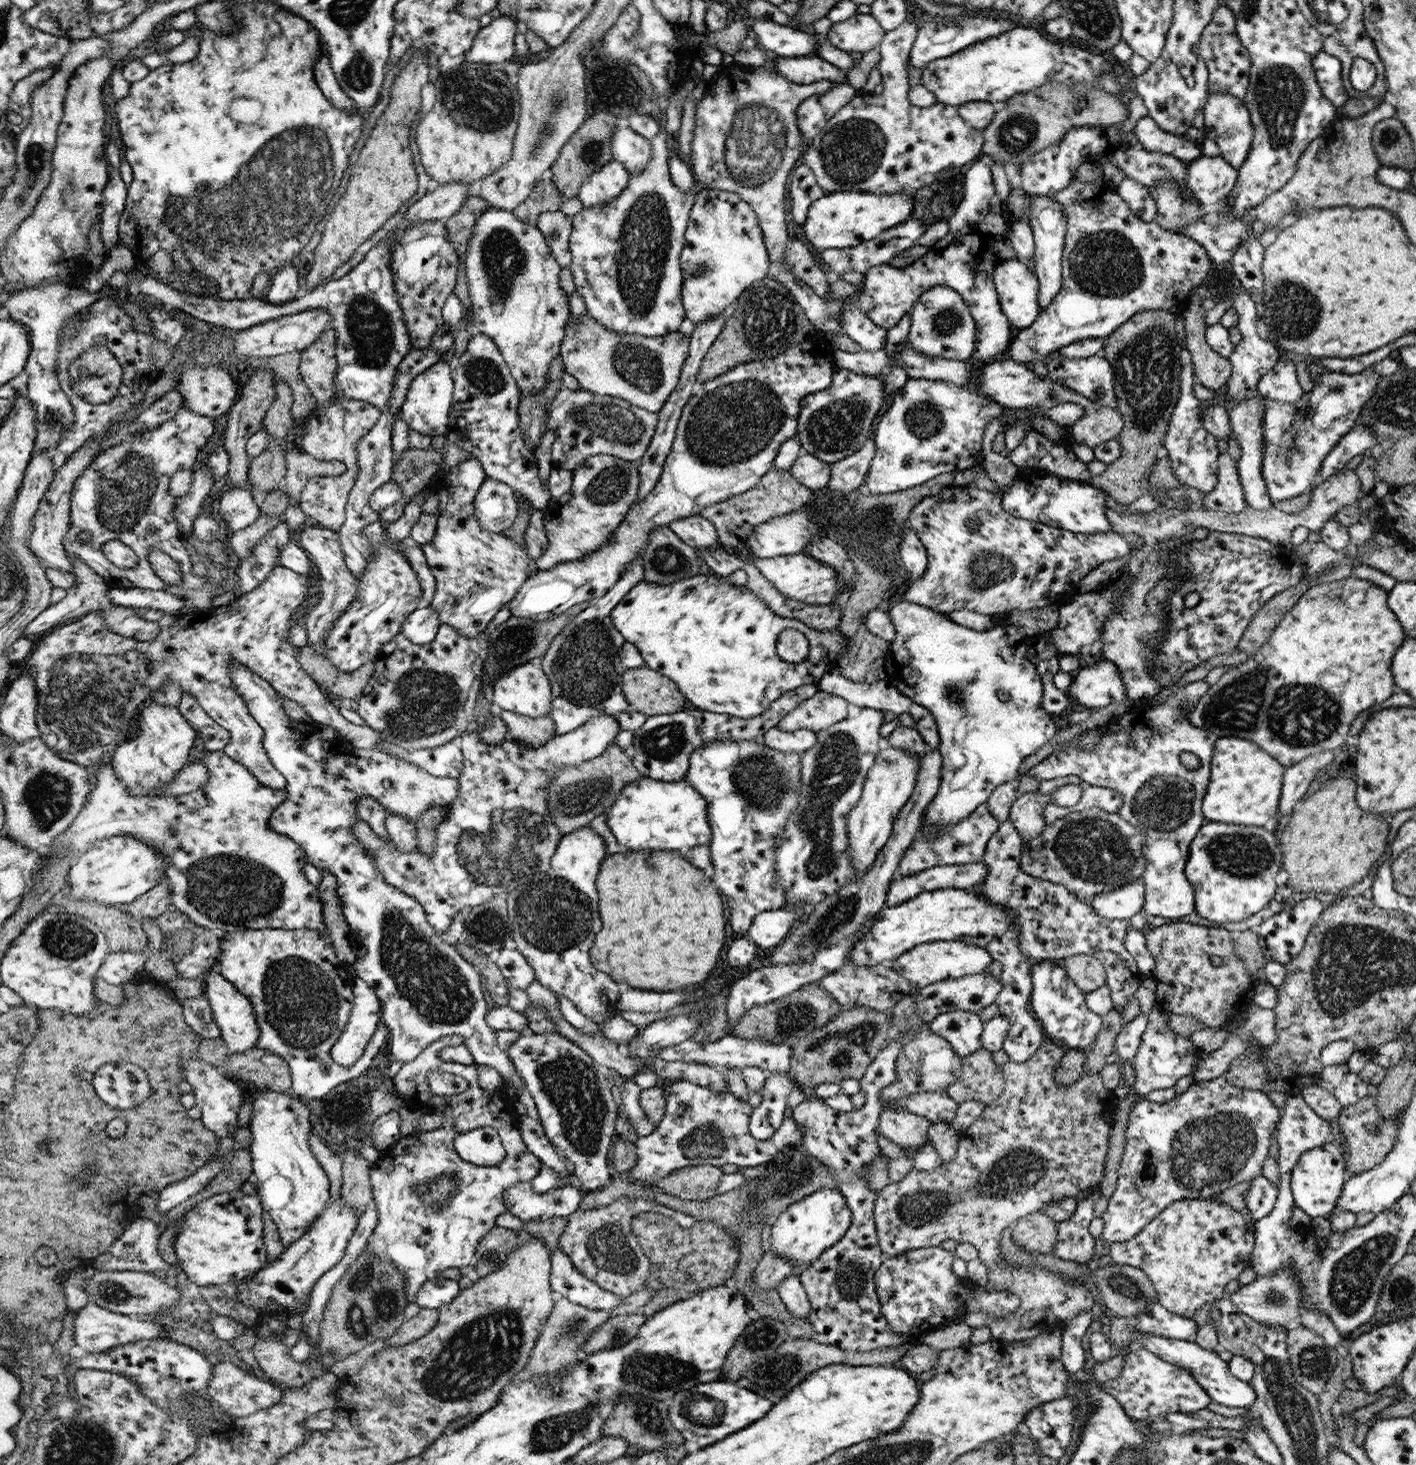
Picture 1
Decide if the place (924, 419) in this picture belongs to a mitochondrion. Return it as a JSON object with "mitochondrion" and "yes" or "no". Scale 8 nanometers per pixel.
{"mitochondrion":"yes"}

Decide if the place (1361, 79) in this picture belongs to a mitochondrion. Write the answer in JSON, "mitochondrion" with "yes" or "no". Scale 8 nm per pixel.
{"mitochondrion":"no"}

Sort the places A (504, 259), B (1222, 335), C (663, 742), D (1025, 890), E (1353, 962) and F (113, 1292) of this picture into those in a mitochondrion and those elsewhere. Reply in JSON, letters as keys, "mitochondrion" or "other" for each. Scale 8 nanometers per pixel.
{"A":"mitochondrion","B":"other","C":"mitochondrion","D":"other","E":"mitochondrion","F":"mitochondrion"}

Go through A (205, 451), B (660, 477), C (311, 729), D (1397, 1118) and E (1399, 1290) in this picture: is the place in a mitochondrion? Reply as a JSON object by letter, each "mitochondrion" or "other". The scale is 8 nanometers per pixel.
{"A":"other","B":"other","C":"other","D":"other","E":"mitochondrion"}

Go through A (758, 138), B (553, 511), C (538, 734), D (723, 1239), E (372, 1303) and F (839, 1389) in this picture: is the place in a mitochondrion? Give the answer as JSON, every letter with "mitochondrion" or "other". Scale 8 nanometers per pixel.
{"A":"mitochondrion","B":"other","C":"other","D":"other","E":"mitochondrion","F":"other"}

